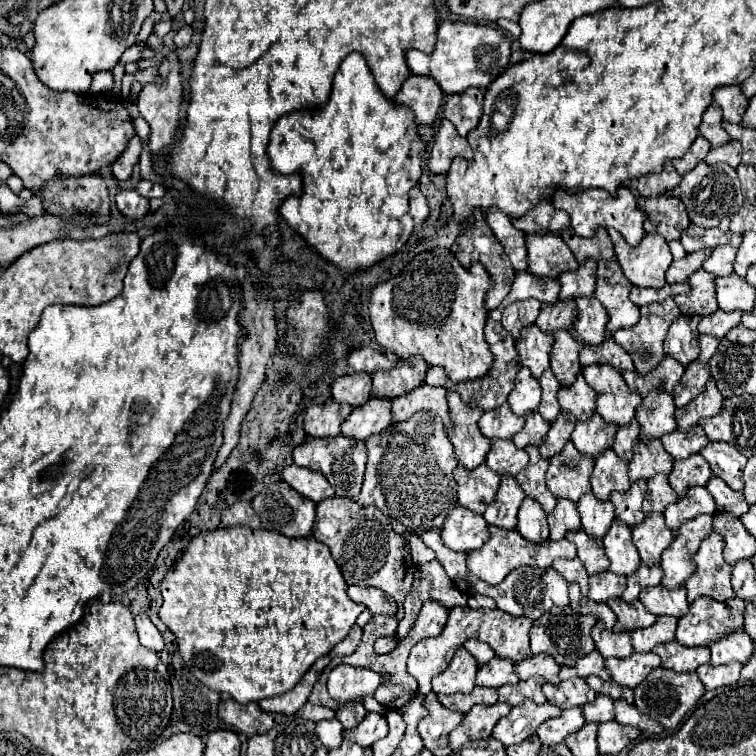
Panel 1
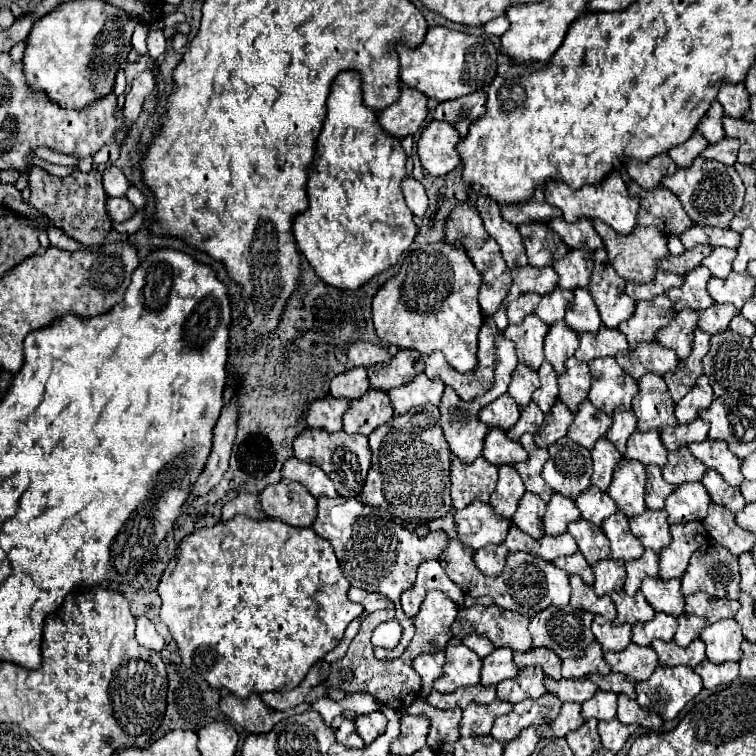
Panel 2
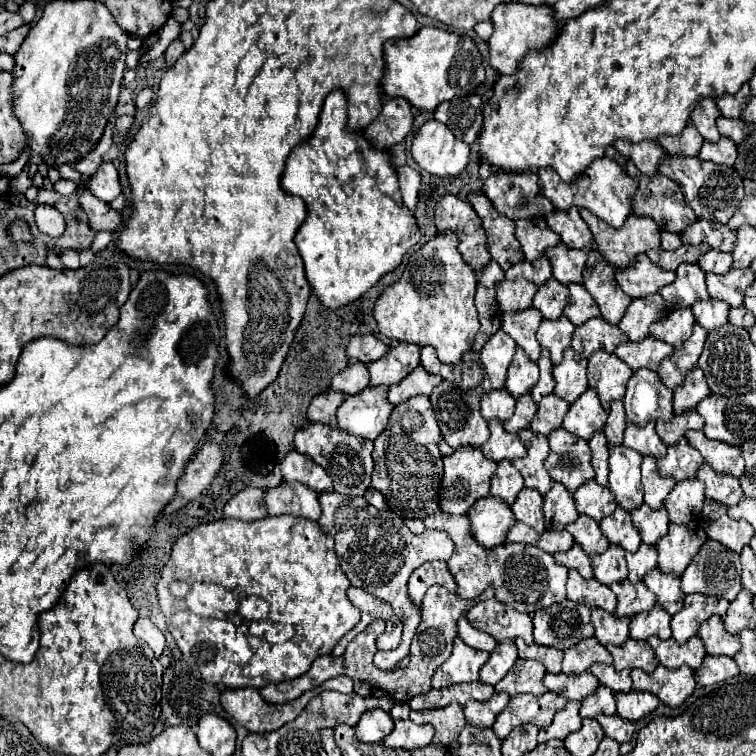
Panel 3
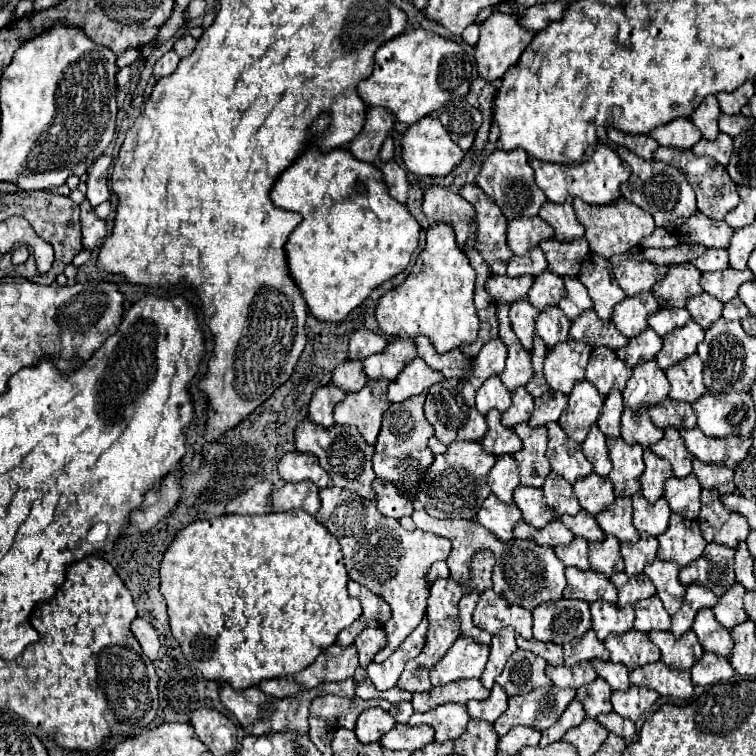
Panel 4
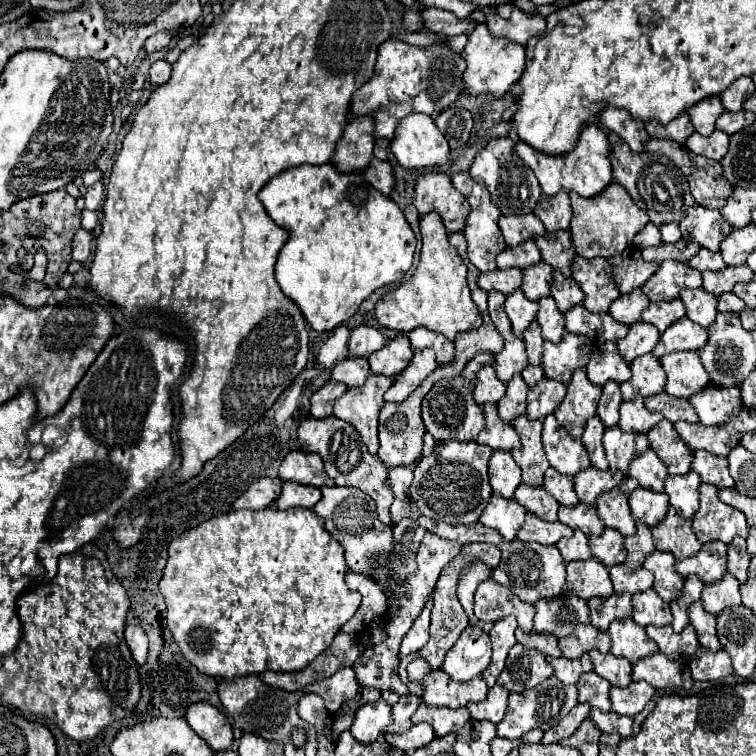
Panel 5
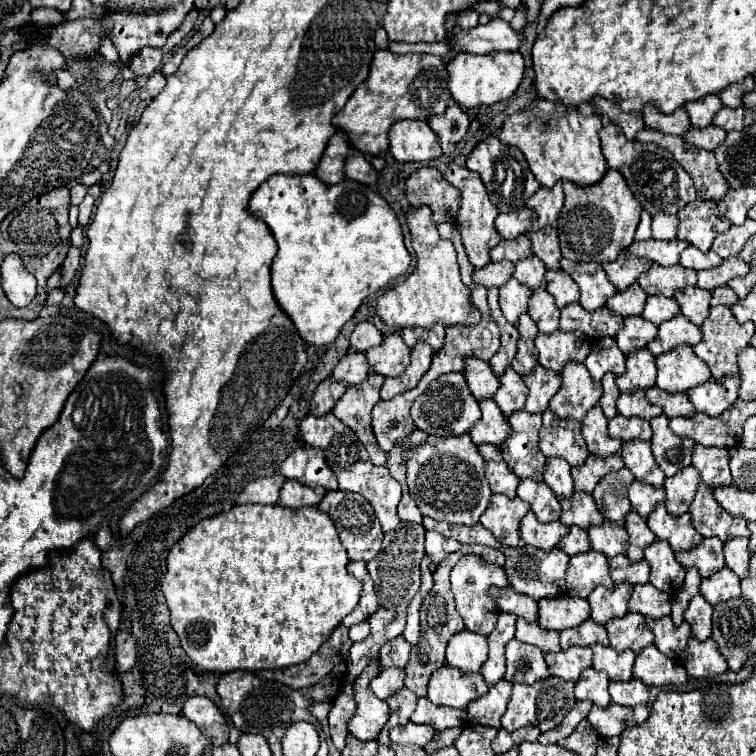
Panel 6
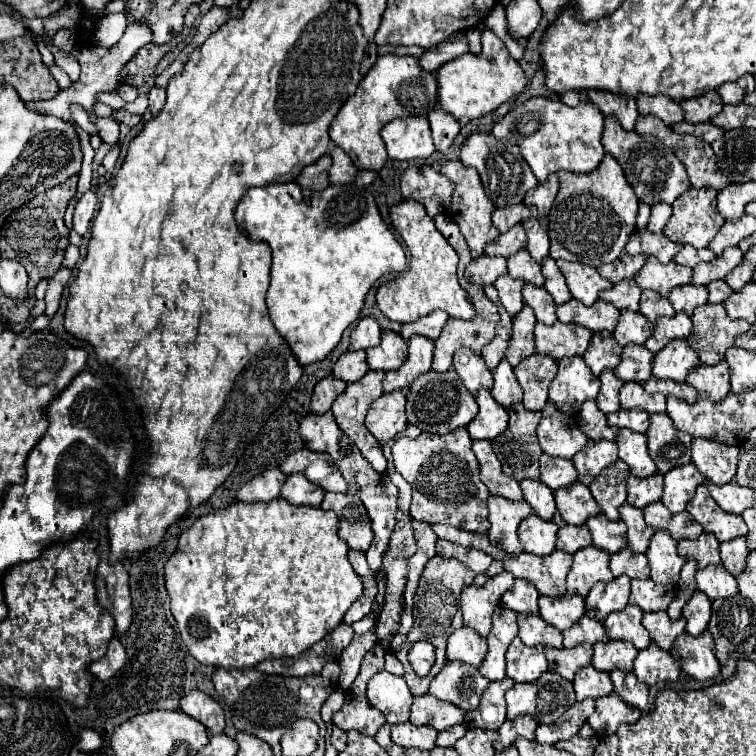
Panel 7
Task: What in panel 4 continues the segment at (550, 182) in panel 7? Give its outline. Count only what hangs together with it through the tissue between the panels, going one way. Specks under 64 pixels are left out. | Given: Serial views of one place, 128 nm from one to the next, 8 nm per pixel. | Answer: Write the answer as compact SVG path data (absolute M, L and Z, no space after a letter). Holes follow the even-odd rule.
M568 198L562 204L546 202L540 208L538 216L554 228L554 238L556 240L574 240L574 238L584 236L584 226L578 224L578 218L574 216L572 198Z

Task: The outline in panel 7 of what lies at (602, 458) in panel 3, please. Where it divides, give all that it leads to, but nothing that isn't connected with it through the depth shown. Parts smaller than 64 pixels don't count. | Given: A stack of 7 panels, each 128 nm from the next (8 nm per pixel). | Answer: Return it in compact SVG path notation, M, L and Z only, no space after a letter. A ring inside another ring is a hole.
M586 400L582 406L580 406L580 430L592 438L592 440L602 440L604 436L604 430L606 430L606 416L604 412L600 412L600 408L596 406L594 400Z

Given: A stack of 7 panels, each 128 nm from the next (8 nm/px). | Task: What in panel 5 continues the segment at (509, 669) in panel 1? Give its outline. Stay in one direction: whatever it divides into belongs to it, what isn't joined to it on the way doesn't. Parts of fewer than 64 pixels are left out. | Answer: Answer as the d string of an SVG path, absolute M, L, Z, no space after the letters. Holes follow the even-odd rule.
M506 616L502 620L498 620L494 624L494 628L490 630L490 638L492 638L492 662L490 666L482 672L482 678L486 680L488 688L492 688L500 676L500 672L504 670L504 662L508 656L508 650L516 644L514 638L514 630L516 630L516 620L512 616Z

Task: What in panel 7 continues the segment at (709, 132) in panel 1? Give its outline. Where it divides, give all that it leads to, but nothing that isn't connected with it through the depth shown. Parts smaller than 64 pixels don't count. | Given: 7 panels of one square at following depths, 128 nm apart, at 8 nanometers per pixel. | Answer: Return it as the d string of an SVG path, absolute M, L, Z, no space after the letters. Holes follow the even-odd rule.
M706 92L704 96L698 96L692 100L680 100L680 106L684 110L686 122L704 122L704 120L710 120L716 112L720 112L724 104L718 92Z

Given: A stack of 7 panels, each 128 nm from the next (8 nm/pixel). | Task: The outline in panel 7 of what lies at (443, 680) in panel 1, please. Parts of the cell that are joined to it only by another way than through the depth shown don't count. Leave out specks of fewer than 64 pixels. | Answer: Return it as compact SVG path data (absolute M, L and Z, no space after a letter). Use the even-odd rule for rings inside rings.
M462 626L448 638L448 660L460 660L472 666L478 666L484 660L486 638L480 638L472 628Z

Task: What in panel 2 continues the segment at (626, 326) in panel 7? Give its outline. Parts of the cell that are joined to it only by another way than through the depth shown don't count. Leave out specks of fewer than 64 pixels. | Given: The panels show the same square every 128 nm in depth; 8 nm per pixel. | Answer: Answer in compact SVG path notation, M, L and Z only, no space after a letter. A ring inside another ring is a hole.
M642 342L634 350L630 350L628 354L618 354L616 360L636 380L646 372L654 372L654 374L664 376L666 372L674 372L676 364L678 364L676 352L672 348L664 348L658 342L652 342L652 344Z

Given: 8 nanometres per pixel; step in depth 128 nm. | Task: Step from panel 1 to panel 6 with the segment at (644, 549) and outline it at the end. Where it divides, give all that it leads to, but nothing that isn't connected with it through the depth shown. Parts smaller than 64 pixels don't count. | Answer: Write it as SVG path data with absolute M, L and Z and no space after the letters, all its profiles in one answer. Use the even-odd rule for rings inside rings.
M634 480L628 488L628 498L630 498L632 508L640 516L648 516L648 512L652 512L652 506L664 502L664 490L656 486L648 486L646 482Z

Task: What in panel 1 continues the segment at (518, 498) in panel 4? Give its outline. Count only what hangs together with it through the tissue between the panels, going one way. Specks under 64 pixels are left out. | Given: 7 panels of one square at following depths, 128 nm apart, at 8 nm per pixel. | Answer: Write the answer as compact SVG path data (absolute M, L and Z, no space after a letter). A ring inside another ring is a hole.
M526 498L520 504L520 512L518 512L518 532L522 534L522 538L526 538L528 542L544 542L548 540L548 522L546 522L546 512L542 510L542 506L532 500Z

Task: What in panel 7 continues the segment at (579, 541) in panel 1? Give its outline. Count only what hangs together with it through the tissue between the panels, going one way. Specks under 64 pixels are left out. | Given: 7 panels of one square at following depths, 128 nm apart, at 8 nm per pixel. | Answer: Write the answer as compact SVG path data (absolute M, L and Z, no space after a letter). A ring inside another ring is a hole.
M574 482L568 488L556 490L554 498L556 498L556 508L560 516L566 520L566 524L582 526L588 516L600 514L600 508L596 508L596 500L592 500L588 486L582 482Z

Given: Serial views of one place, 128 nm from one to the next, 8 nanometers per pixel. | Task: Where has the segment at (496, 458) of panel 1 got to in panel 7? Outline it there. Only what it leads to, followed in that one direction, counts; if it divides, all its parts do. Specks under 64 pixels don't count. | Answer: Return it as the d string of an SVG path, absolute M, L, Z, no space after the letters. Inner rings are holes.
M486 388L478 390L476 402L480 406L480 412L466 428L474 440L494 440L508 426L508 410L504 406L500 406L492 398L490 390L486 390Z

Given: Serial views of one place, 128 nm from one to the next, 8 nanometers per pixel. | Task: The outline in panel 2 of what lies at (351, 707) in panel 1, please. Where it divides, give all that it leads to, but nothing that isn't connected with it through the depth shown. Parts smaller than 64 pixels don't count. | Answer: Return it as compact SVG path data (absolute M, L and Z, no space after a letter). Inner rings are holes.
M336 716L332 720L332 730L334 730L334 736L336 736L336 742L346 746L346 748L362 748L364 742L362 738L356 734L356 728L354 728L354 722L344 718L344 716Z

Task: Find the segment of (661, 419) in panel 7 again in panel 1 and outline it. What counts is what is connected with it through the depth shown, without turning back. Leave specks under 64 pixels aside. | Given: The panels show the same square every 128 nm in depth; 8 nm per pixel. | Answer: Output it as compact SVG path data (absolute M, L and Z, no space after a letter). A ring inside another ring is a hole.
M692 454L684 460L674 460L672 472L668 474L668 482L676 490L676 494L684 496L688 488L704 486L710 476L712 476L712 470L708 462L700 454Z

